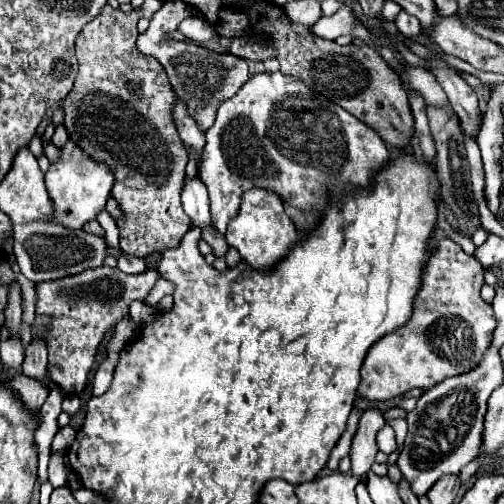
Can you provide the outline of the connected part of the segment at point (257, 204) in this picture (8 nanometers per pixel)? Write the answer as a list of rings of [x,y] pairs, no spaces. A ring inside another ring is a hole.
[[[254,188],[242,196],[240,212],[228,224],[226,240],[228,240],[228,246],[240,252],[242,260],[248,266],[252,266],[258,272],[264,272],[274,268],[278,262],[282,262],[282,258],[286,258],[294,242],[298,242],[298,232],[292,220],[288,218],[288,214],[284,212],[282,202],[276,194],[270,194],[268,190],[262,190],[262,188]]]

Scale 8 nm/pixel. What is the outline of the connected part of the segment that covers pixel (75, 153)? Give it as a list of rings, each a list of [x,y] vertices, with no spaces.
[[[66,142],[62,148],[62,158],[50,164],[46,172],[46,188],[54,202],[54,216],[58,222],[70,228],[82,228],[86,222],[94,220],[100,210],[104,210],[106,200],[110,198],[110,190],[114,186],[114,176],[102,164],[94,164],[74,142]]]

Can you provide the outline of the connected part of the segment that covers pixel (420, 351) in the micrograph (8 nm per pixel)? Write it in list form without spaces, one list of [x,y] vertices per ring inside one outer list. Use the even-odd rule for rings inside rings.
[[[442,238],[436,254],[430,256],[428,264],[424,266],[420,290],[414,298],[414,312],[412,312],[410,320],[402,328],[382,336],[368,350],[366,360],[360,370],[362,382],[358,386],[358,396],[364,400],[370,400],[370,402],[392,400],[410,388],[428,390],[434,384],[446,380],[448,376],[466,374],[472,368],[476,368],[482,360],[482,354],[490,348],[492,332],[496,328],[496,318],[492,314],[492,306],[488,302],[484,302],[480,296],[480,288],[484,284],[484,272],[486,270],[474,256],[466,254],[450,238]]]

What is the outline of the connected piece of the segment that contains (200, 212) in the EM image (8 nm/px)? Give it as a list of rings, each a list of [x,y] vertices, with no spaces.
[[[196,176],[192,180],[186,180],[182,188],[182,206],[184,206],[184,212],[192,218],[194,226],[214,228],[212,218],[210,218],[208,190]]]

